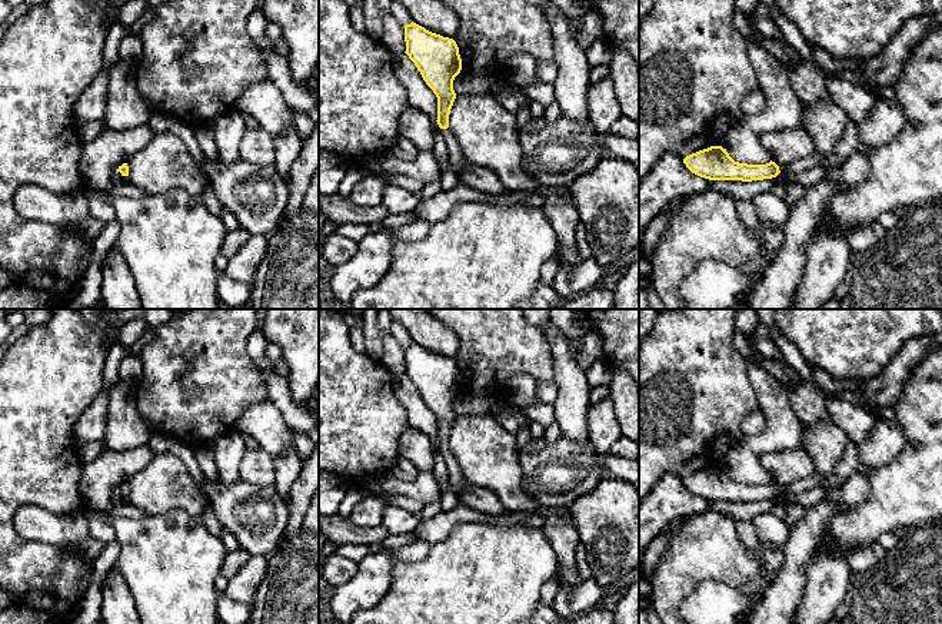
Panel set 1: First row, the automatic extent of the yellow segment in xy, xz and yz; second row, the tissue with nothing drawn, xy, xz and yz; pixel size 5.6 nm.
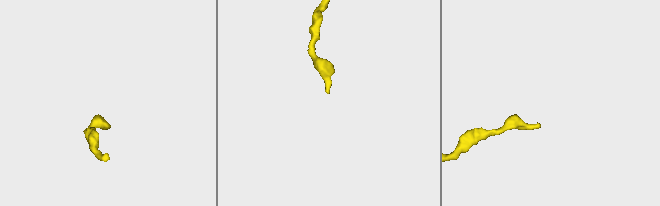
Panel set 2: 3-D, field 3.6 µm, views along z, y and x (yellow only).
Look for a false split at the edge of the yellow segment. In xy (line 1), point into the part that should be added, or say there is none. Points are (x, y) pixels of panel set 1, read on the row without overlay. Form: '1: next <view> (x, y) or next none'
1: next none

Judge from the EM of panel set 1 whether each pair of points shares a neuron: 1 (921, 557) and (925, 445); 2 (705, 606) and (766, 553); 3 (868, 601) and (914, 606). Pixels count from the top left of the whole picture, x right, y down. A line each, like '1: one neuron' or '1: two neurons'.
1: two neurons
2: one neuron
3: one neuron

